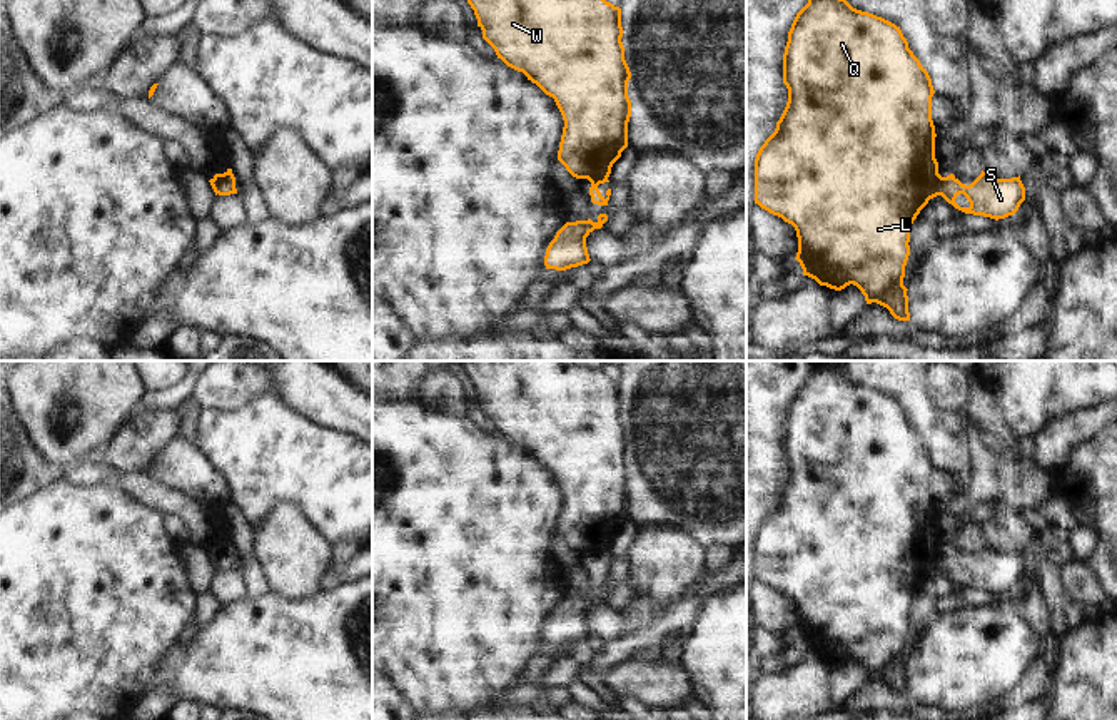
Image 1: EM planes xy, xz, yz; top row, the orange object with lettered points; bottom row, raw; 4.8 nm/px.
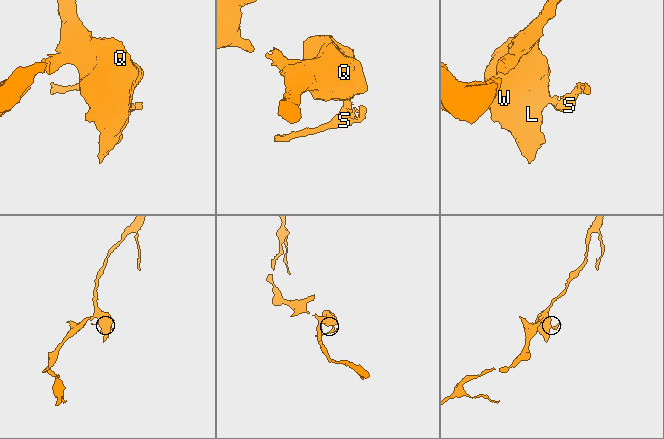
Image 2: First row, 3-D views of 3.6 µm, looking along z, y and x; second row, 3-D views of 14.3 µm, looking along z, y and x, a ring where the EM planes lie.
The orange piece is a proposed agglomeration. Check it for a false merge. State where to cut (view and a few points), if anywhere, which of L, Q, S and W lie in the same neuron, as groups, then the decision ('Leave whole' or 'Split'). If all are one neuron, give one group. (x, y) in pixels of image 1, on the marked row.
Split along yz (939, 174), (937, 194). Groups: L Q W / S. Split.

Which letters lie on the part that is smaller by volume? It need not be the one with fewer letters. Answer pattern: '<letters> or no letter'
S

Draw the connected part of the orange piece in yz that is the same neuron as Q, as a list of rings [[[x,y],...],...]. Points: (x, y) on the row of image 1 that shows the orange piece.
[[[808,0],[796,13],[788,32],[783,53],[783,84],[788,89],[786,107],[776,122],[775,132],[760,147],[755,159],[755,204],[791,224],[798,237],[796,261],[803,276],[820,286],[842,291],[857,286],[867,304],[877,302],[890,311],[898,321],[910,321],[908,296],[903,286],[905,266],[910,256],[912,224],[930,199],[938,195],[938,162],[935,159],[935,125],[932,120],[932,97],[935,94],[928,72],[908,48],[900,27],[868,12],[853,8],[847,0]]]

